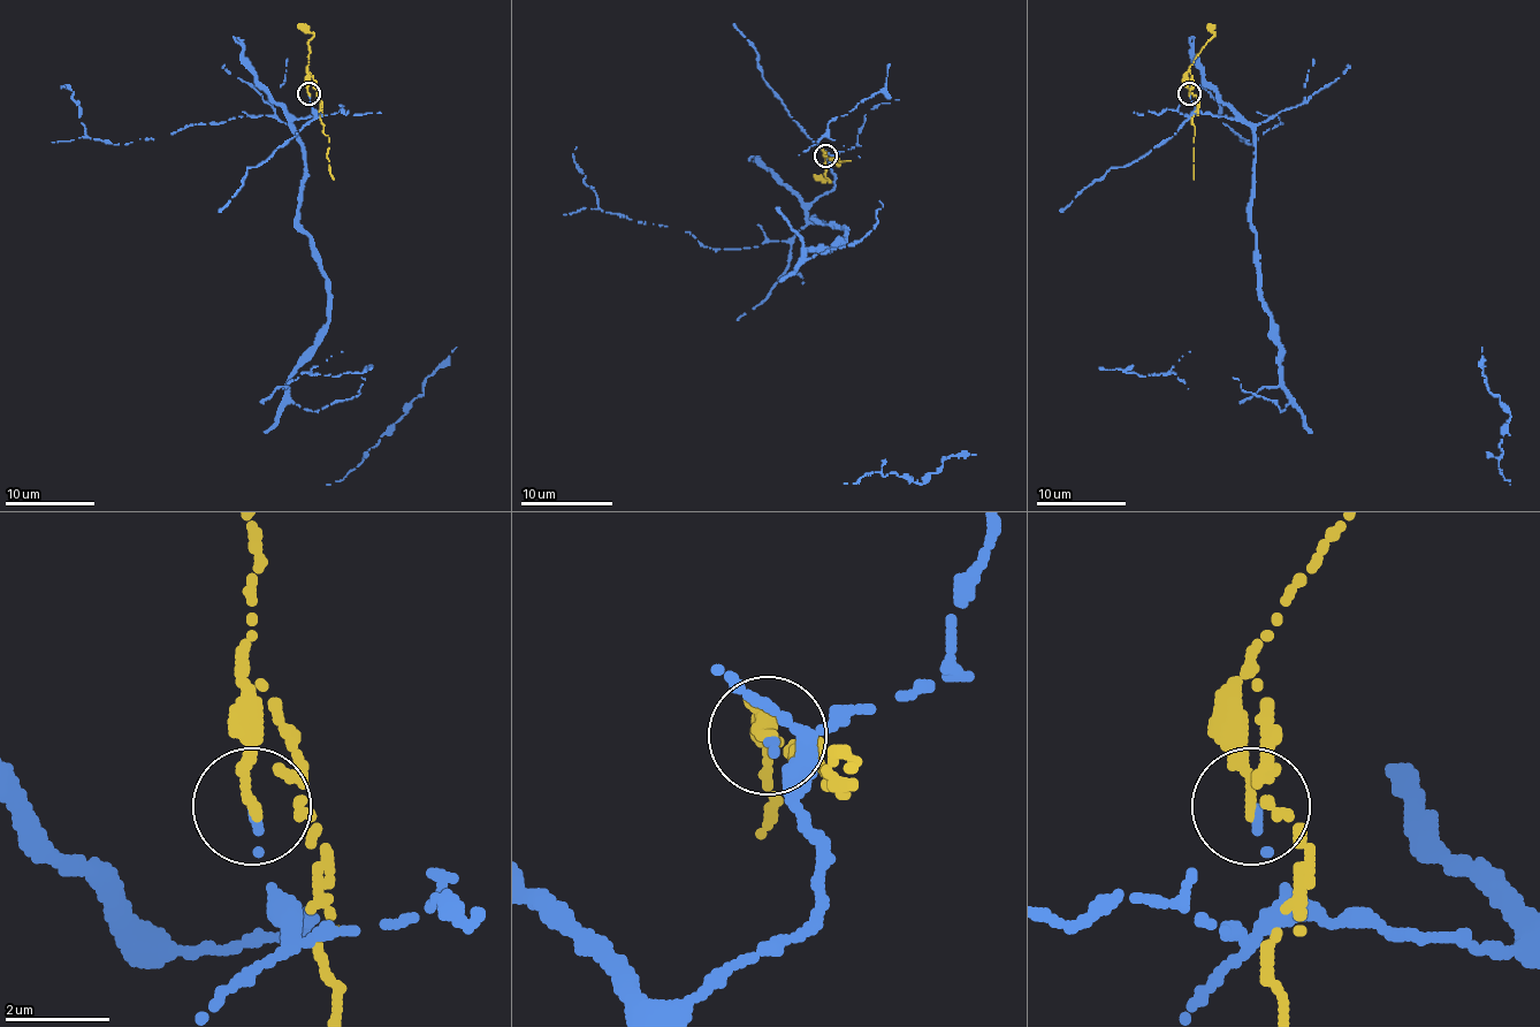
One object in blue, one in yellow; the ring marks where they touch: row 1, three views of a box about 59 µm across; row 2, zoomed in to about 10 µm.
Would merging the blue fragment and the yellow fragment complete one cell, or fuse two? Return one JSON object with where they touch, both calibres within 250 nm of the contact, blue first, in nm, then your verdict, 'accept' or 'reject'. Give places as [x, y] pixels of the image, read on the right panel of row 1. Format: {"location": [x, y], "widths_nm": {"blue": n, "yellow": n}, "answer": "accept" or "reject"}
{"location": [1189, 93], "widths_nm": {"blue": 140, "yellow": 200}, "answer": "accept"}

